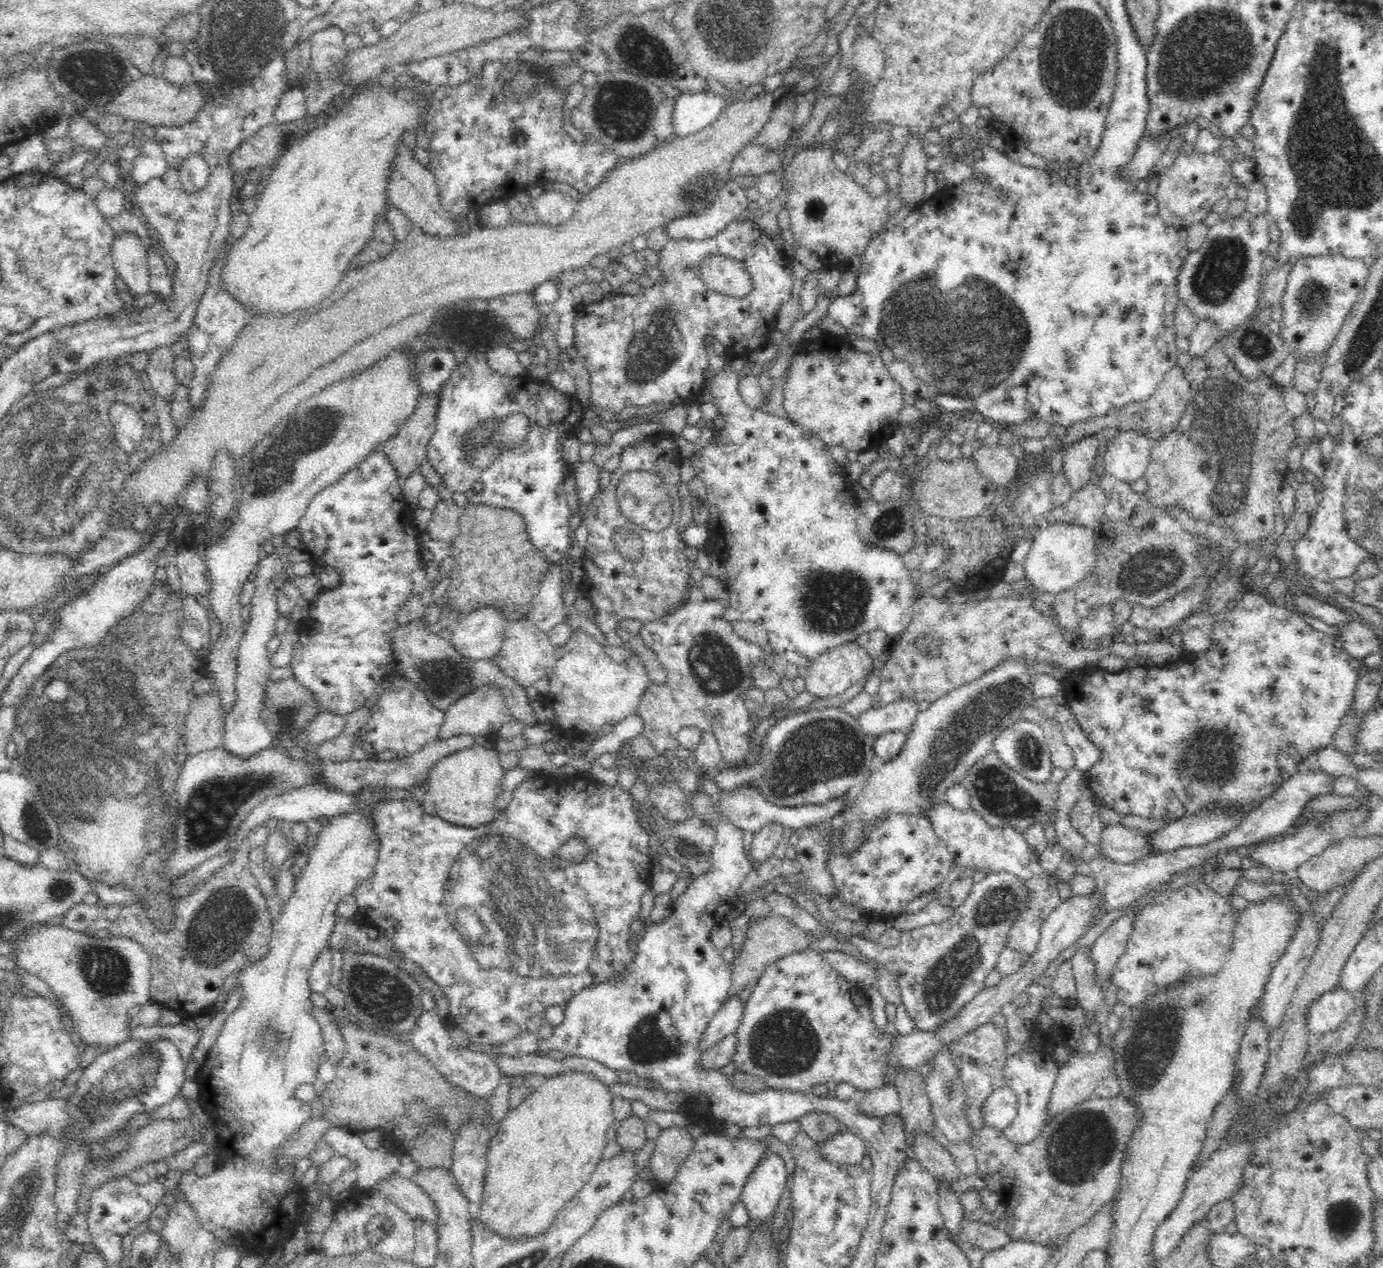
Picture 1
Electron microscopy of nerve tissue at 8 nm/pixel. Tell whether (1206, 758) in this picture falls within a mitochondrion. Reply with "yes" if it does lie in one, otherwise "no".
yes

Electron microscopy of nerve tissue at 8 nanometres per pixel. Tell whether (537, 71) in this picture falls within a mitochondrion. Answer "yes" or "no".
no

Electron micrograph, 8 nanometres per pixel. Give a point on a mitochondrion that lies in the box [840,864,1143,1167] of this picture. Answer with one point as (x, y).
(938, 988)

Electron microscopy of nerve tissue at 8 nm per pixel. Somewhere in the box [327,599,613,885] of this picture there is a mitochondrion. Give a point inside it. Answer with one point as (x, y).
(441, 682)

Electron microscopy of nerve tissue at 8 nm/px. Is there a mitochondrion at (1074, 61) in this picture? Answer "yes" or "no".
yes

